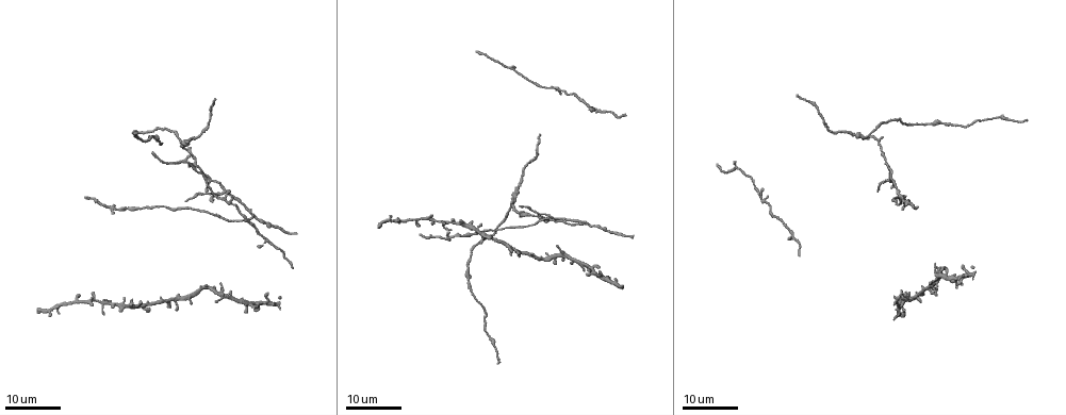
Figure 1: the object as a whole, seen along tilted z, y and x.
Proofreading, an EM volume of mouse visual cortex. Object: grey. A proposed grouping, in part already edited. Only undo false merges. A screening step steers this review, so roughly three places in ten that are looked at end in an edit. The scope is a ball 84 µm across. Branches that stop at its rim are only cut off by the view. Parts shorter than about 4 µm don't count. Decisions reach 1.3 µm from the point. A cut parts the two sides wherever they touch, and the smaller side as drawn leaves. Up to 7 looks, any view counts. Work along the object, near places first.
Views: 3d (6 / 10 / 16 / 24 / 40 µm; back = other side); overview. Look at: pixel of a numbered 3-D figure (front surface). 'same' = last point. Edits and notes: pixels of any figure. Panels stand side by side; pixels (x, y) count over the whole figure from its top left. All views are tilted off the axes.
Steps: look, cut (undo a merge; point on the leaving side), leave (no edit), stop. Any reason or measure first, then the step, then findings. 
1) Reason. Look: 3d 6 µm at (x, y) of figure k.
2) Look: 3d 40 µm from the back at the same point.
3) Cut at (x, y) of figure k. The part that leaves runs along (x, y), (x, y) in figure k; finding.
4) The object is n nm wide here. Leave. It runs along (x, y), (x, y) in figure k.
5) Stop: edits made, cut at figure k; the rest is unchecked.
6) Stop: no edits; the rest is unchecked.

Look: 3d 16 µm at (234, 204) of figure 1.

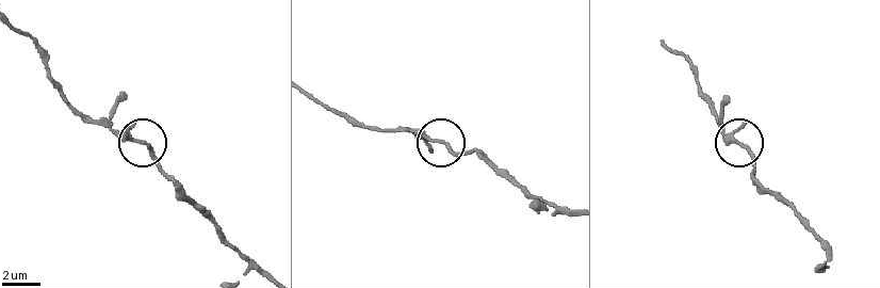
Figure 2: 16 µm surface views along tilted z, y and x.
Closer look. Look: 3d 6 µm at (138, 140) of figure 2.

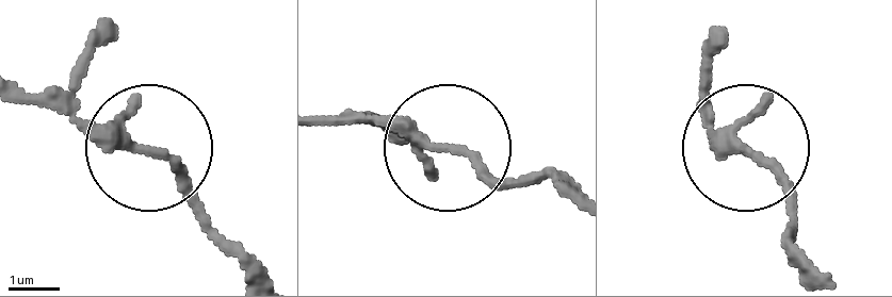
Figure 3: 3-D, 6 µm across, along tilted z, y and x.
3 arms meet here. Leave. One neuron here.

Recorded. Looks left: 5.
Branch point. Look: 3d 24 µm at (588, 224) of figure 1.

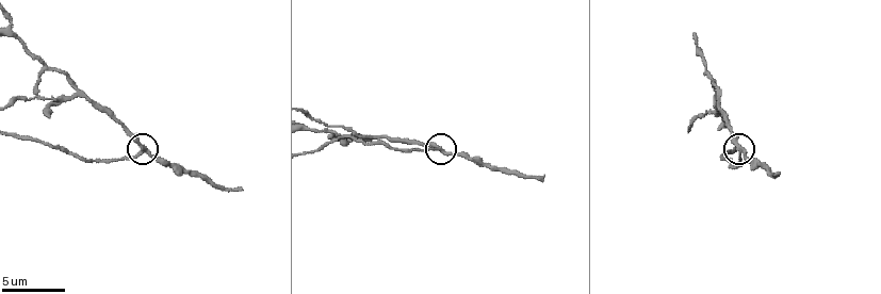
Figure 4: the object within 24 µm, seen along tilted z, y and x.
Look: 3d 10 µm at (444, 151) of figure 4.

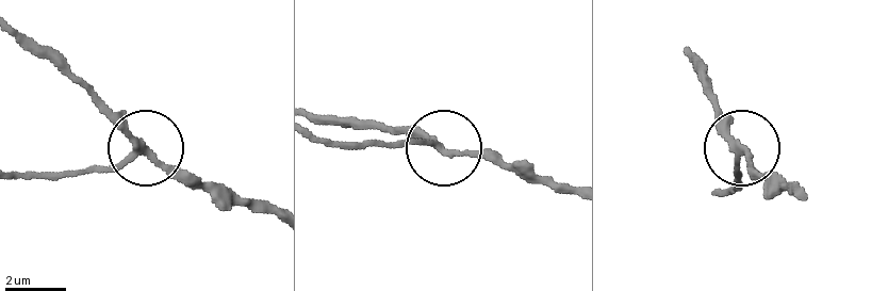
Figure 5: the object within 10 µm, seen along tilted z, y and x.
3 arms meet here. Cut at (98, 172) of figure 5. Two neurons meet here.

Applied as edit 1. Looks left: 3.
Three-way junction. Look: 3d 24 µm at (511, 203) of figure 1.

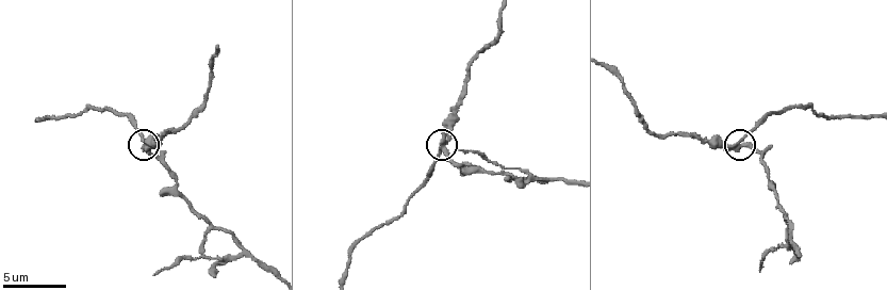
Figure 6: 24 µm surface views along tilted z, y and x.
Look: 3d 6 µm at (741, 140) of figure 6.

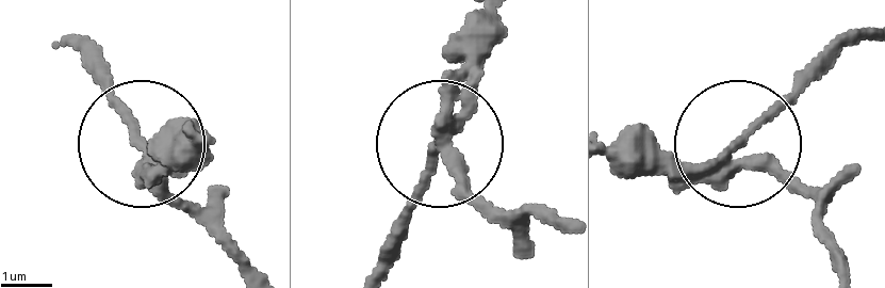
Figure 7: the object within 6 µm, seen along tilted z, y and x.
The object is 230 nm wide here. Cut at (475, 15) of figure 7. The part that leaves runs along (459, 93), (455, 127), (381, 267) in figure 7; a second neuron is stuck on.

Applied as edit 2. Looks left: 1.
Stop: edits made, cut at figure 5, cut at figure 7; the rest is unchecked.

